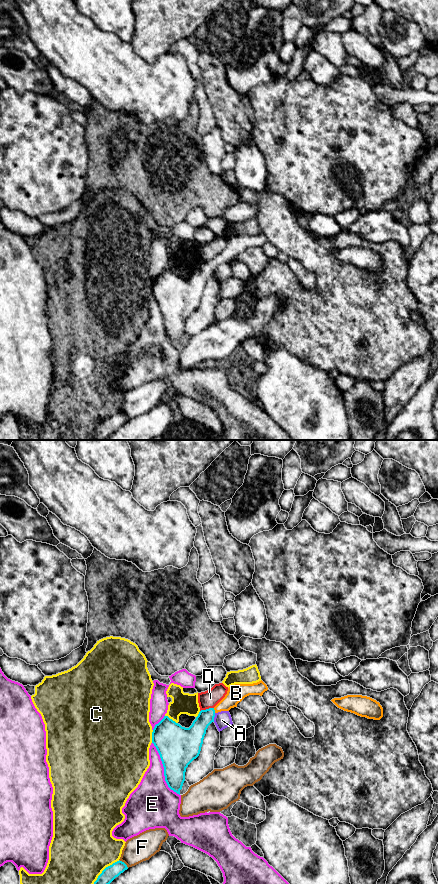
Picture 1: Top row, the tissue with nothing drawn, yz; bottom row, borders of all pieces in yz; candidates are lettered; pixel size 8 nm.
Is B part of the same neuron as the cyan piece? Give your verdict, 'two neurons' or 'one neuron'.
one neuron

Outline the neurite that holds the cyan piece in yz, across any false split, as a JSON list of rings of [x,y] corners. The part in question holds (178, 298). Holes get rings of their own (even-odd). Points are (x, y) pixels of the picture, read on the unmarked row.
[[[262,232],[253,236],[235,236],[228,240],[225,249],[214,260],[201,262],[189,280],[182,279],[168,268],[164,268],[164,270],[155,277],[152,284],[152,295],[160,307],[164,319],[165,333],[171,342],[180,347],[180,342],[185,333],[186,320],[199,308],[206,282],[208,278],[214,274],[215,266],[237,259],[237,256],[249,247],[262,248],[267,242],[268,239]]]

